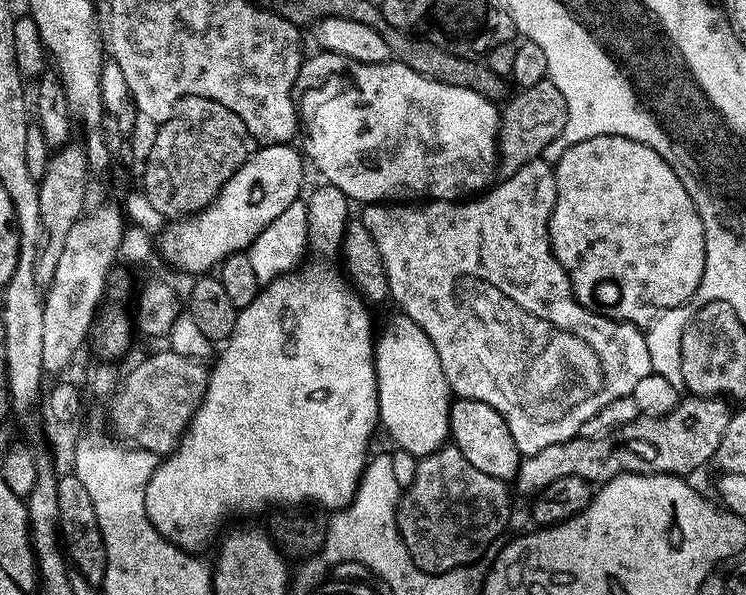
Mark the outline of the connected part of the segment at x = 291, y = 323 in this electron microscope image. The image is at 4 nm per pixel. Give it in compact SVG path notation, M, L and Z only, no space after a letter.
M310 260L303 266L287 272L285 276L279 276L269 284L263 285L254 298L254 302L250 302L250 306L239 309L244 313L244 317L237 314L232 335L221 347L225 348L221 350L220 357L218 357L219 352L215 357L216 365L211 365L204 386L204 397L196 407L192 421L184 429L184 434L175 448L159 461L158 467L150 474L149 481L146 482L146 514L152 518L153 526L171 544L176 544L185 550L200 550L196 548L202 547L215 534L220 519L230 515L231 512L238 511L239 508L249 508L250 511L256 512L259 508L270 507L271 504L292 506L295 505L292 504L295 500L313 500L314 503L321 504L324 508L339 510L352 500L352 495L356 492L361 471L370 459L368 443L371 442L376 428L378 432L380 424L380 407L376 389L376 358L372 349L374 344L372 316L368 313L369 305L353 291L339 271L336 273L328 264L320 268L318 261Z

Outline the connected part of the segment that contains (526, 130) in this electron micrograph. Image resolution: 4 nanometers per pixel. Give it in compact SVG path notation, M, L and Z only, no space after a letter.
M541 82L517 91L516 94L512 101L509 99L503 105L505 108L500 112L498 172L501 177L513 176L523 164L543 157L553 147L551 144L559 136L565 135L564 127L568 117L566 98L562 98L562 94L554 85Z

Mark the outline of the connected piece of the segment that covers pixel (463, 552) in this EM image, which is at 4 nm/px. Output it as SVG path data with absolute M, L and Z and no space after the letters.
M445 446L436 452L431 452L429 456L419 457L416 461L414 480L410 482L408 488L403 489L400 502L396 506L396 525L412 561L424 572L433 574L437 572L449 572L455 568L463 568L477 563L481 559L480 555L491 546L492 539L503 530L504 523L507 522L508 515L512 512L512 500L508 497L508 488L509 485L505 481L499 480L498 478L490 478L490 474L482 474L482 470L478 470L472 463L466 462L466 454L462 454L462 450L458 450L455 446Z

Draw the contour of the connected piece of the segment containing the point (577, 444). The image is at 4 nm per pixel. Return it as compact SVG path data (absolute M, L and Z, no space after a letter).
M695 395L687 399L677 402L665 416L641 414L605 435L578 435L566 442L554 442L554 446L546 446L546 450L538 450L538 454L523 457L516 471L514 488L532 498L558 478L582 478L599 486L623 472L662 472L665 476L683 477L688 474L684 472L692 472L715 457L730 415L727 399Z

